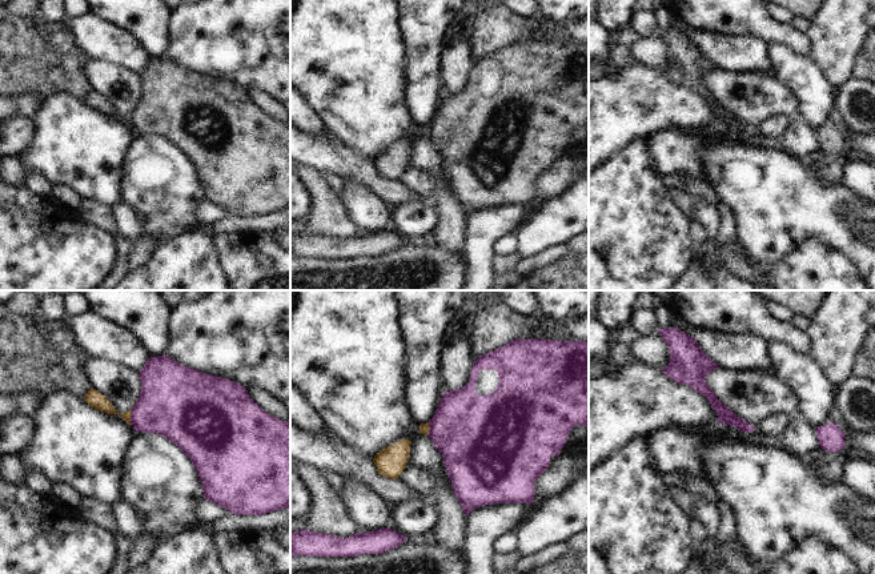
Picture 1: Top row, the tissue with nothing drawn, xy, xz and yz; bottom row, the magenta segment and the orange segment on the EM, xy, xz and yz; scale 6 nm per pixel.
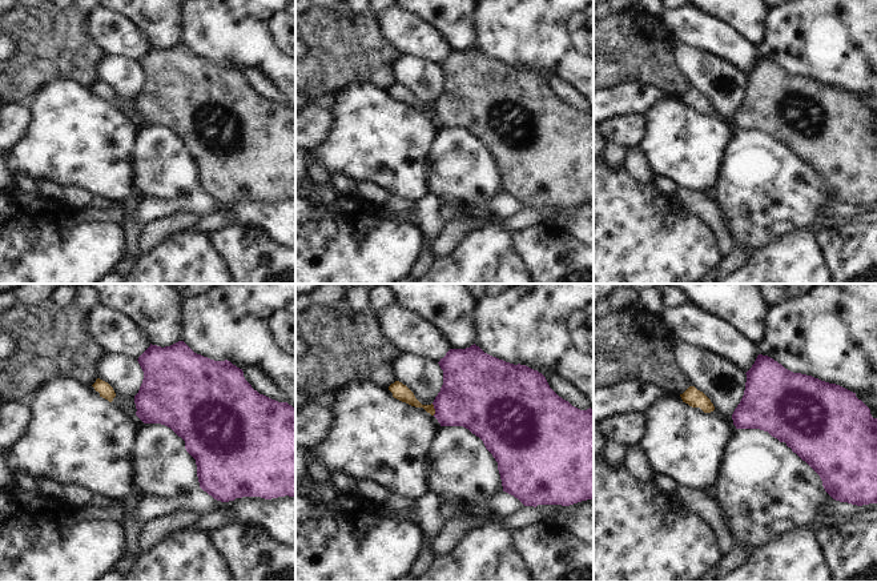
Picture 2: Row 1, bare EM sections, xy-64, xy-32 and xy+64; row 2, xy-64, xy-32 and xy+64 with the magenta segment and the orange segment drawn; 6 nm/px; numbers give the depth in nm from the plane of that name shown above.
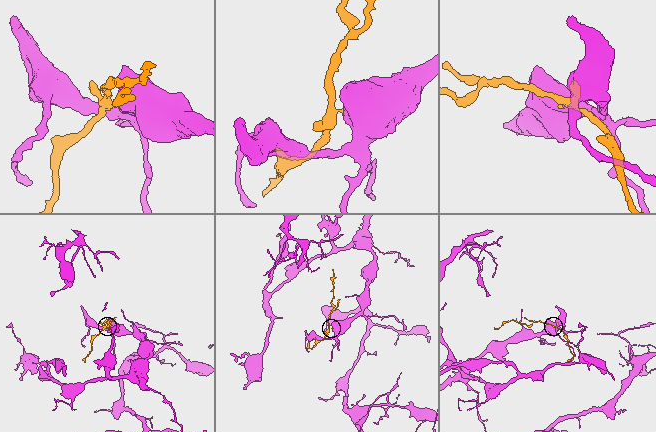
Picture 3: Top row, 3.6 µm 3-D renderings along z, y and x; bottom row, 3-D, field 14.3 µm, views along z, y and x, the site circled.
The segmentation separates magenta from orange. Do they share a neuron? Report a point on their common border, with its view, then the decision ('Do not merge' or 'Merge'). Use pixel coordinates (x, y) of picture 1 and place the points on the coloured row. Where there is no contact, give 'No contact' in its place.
Touches magenta at xy (131, 417). Do not merge.

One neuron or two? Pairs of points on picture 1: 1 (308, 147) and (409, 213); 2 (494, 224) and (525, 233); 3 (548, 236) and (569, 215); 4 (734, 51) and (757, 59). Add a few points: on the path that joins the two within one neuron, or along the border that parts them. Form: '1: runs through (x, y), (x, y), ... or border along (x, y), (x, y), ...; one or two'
1: border along (430, 205), (417, 200), (408, 200), (393, 208); two
2: border along (533, 204), (524, 221), (513, 232); two
3: runs through (553, 231), (564, 220); one
4: runs through (739, 55), (751, 56); one

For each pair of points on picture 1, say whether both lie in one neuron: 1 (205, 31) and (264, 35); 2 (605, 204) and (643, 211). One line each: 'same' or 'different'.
1: same
2: same

